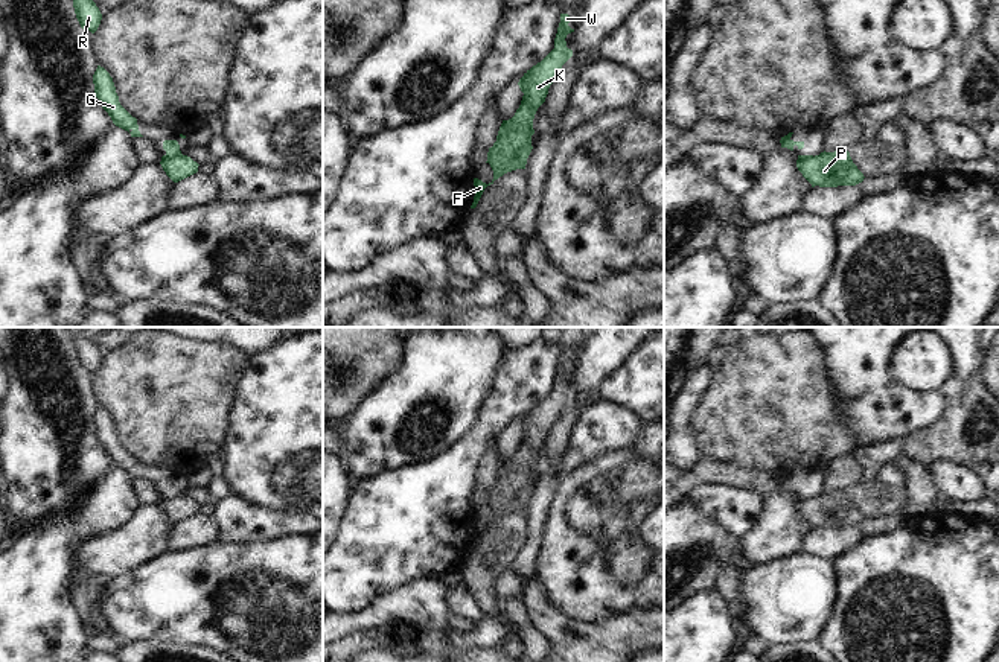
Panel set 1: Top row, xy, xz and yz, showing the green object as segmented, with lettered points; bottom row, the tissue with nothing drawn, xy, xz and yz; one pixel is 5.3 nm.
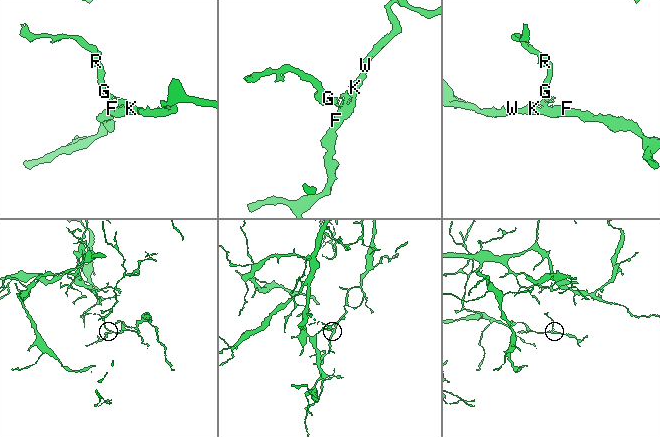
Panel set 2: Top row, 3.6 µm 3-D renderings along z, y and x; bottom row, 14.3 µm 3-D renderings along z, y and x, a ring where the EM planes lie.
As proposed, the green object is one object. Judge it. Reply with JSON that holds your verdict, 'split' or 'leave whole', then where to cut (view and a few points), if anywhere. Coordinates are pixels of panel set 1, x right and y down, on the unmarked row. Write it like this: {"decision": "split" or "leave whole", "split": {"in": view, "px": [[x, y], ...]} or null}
{"decision": "split", "split": {"in": "xy", "px": [[180, 493], [162, 499]]}}

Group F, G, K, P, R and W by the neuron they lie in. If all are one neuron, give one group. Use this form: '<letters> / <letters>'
F K P W / G R

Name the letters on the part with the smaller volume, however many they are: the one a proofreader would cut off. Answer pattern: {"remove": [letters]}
{"remove": ["G", "R"]}

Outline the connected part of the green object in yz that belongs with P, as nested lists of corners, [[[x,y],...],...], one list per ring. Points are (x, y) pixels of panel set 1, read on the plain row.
[[[847,490],[824,492],[812,499],[798,499],[796,508],[812,528],[856,527],[865,519]]]

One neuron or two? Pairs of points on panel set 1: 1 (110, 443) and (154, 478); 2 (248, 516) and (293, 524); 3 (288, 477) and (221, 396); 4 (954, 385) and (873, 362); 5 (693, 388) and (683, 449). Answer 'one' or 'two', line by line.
1: one
2: one
3: two
4: two
5: one

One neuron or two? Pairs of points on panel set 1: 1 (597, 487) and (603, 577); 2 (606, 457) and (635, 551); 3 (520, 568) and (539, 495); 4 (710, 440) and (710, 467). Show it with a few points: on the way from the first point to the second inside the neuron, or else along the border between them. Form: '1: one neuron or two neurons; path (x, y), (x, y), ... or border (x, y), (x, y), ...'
1: one neuron; path (603, 510), (603, 554)
2: one neuron; path (614, 480), (635, 528)
3: one neuron; path (530, 550), (536, 513)
4: two neurons; border (702, 455), (714, 461), (731, 461), (745, 467)

